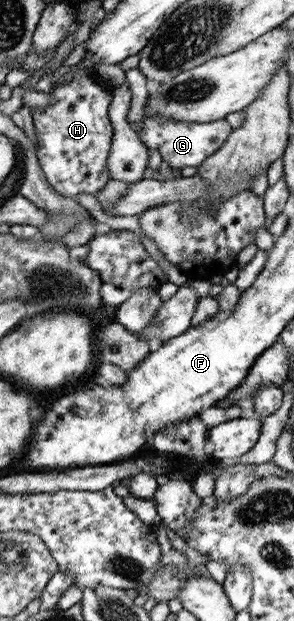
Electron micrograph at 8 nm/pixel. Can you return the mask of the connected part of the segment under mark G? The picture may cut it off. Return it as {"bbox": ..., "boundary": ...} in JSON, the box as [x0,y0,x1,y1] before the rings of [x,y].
{"bbox":[138,99,233,168],"boundary":[[[147,99],[142,117],[142,130],[138,133],[140,140],[148,149],[157,149],[163,158],[163,163],[171,168],[197,167],[199,168],[207,157],[211,157],[229,137],[233,131],[226,118],[210,121],[209,123],[185,123],[161,114],[152,114],[152,105]]]}

